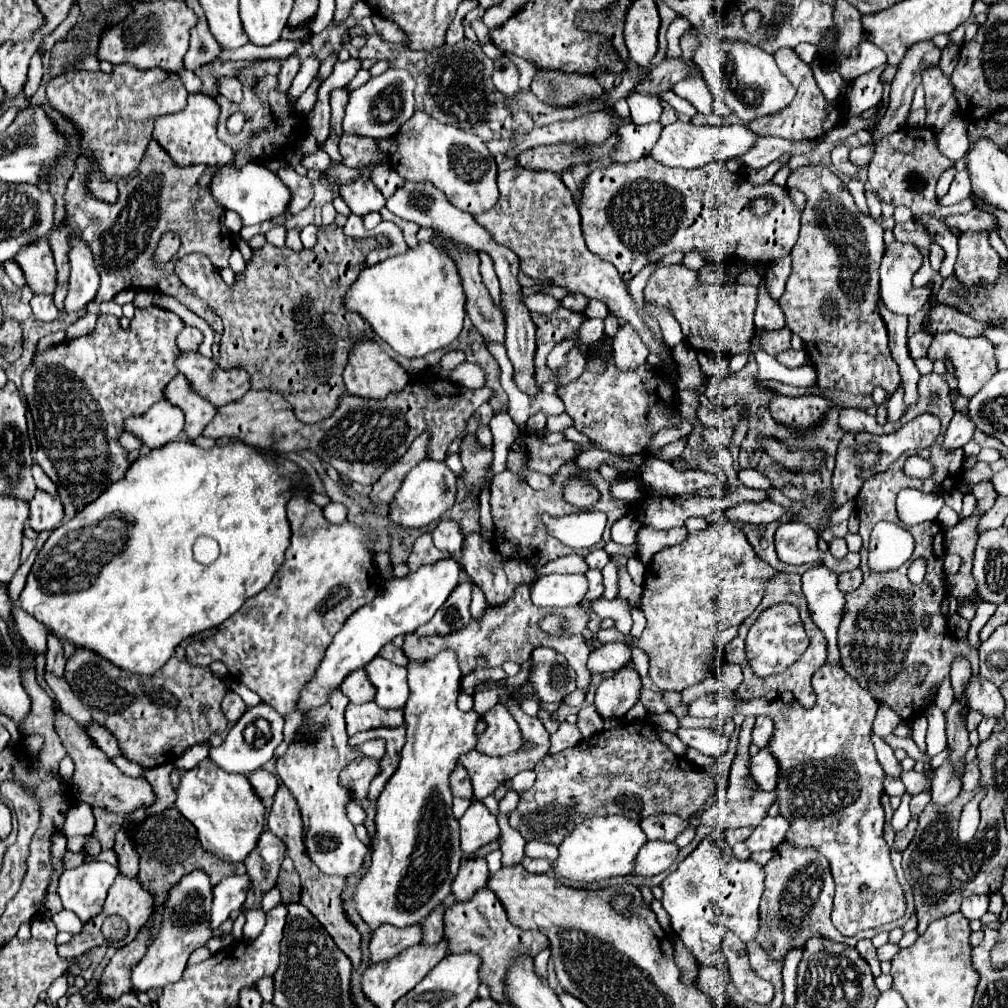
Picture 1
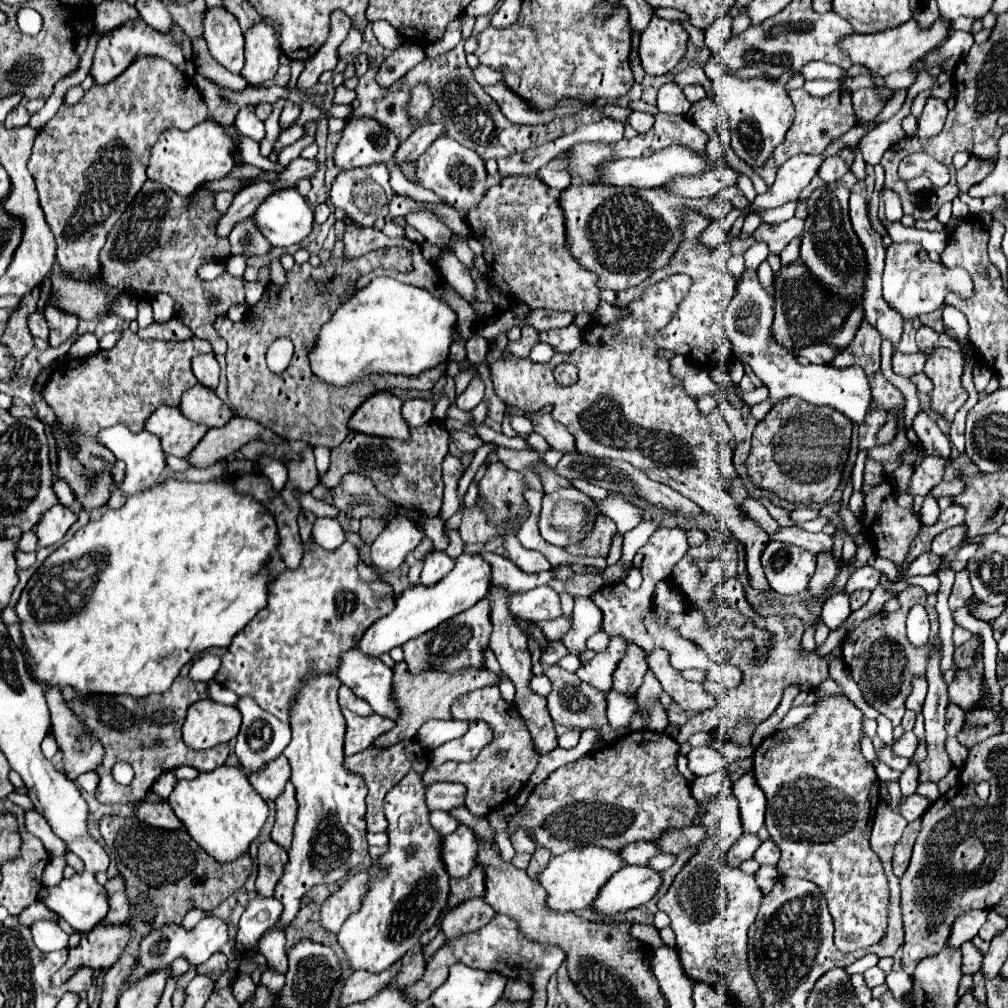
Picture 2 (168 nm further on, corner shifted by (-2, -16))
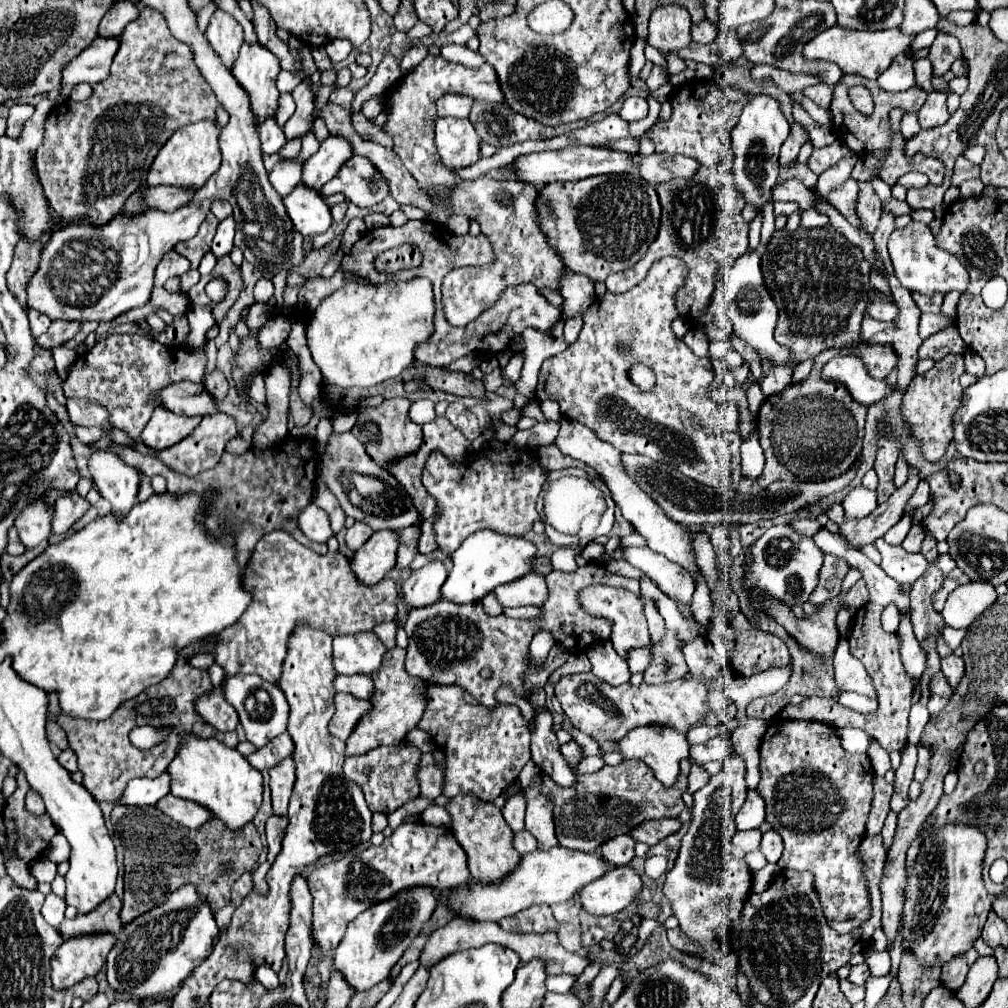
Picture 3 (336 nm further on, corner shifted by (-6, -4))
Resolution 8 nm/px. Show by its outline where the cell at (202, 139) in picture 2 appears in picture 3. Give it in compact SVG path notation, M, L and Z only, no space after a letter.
M199 120L195 124L187 124L179 130L175 130L173 136L159 150L157 158L153 160L149 176L147 176L147 184L149 186L169 184L169 186L201 188L205 184L205 180L209 180L209 176L219 170L219 164L221 164L217 138L219 138L219 128L211 120Z

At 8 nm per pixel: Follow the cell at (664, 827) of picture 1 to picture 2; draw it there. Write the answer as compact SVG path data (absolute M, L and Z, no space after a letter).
M635 842L635 844L629 844L627 848L621 850L621 856L625 860L625 864L631 864L631 866L643 866L647 864L647 860L657 854L657 846L653 842Z

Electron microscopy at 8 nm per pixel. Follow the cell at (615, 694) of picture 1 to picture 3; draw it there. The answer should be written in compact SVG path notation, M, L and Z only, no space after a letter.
M589 586L589 588L583 588L581 594L581 604L587 612L595 614L595 616L603 616L607 620L613 622L613 632L611 632L611 642L613 642L613 648L615 652L627 660L627 654L629 650L633 648L643 648L647 646L649 640L649 632L647 632L647 620L645 620L645 614L643 614L643 602L623 590L623 588L607 588L607 586Z

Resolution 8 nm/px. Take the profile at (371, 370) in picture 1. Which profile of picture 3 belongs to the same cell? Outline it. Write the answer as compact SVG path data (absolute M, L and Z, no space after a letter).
M395 396L395 398L387 398L383 400L379 406L375 408L361 408L355 426L351 428L353 436L365 446L367 454L381 466L385 468L391 460L403 456L405 452L415 452L415 448L419 448L421 444L421 426L411 422L407 416L407 410L411 406L411 400L405 396Z

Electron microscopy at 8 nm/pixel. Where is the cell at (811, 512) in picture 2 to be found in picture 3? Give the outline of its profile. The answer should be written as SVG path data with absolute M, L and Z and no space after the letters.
M911 466L909 468L909 478L903 486L899 486L887 502L879 504L869 516L861 518L861 520L851 520L851 522L845 522L843 518L843 508L841 504L831 504L825 514L835 520L839 524L839 530L843 532L843 536L847 536L847 540L851 540L851 544L855 544L855 548L863 546L863 544L869 544L869 542L875 542L877 538L885 536L885 532L889 528L893 528L903 512L905 512L905 506L907 502L911 500L913 492L917 490L917 484L919 484L921 476L919 476L919 468Z

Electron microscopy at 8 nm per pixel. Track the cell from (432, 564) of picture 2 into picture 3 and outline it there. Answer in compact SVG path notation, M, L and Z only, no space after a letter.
M433 560L429 564L425 564L423 568L413 570L411 576L403 582L403 586L401 586L403 598L413 608L435 604L439 600L439 588L443 586L445 578L447 578L445 562Z

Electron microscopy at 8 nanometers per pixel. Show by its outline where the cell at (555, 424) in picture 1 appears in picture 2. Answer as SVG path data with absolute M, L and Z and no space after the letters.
M531 432L531 434L527 436L527 440L525 440L525 442L527 442L527 446L529 446L529 448L535 448L535 450L537 450L537 452L541 452L541 454L545 454L545 452L549 450L549 446L545 444L545 440L543 440L539 434L535 434L535 432Z

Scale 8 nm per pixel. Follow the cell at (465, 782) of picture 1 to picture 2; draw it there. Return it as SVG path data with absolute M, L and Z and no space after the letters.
M433 782L427 786L425 800L429 810L451 810L465 804L465 788L463 784Z

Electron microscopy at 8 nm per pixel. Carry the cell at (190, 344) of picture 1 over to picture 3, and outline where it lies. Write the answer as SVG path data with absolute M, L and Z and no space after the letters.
M213 370L213 372L205 374L203 384L205 384L207 392L211 392L211 396L213 396L217 402L223 400L223 396L227 394L227 388L229 388L229 384L227 384L223 372L219 372L219 370Z

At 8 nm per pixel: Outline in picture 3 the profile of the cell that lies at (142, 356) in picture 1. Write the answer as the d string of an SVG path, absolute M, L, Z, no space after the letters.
M111 334L73 362L69 376L63 382L63 392L69 398L105 406L107 412L115 412L117 424L147 424L151 412L159 406L157 392L179 380L201 382L205 364L205 346L197 350L187 346L169 348L143 334Z

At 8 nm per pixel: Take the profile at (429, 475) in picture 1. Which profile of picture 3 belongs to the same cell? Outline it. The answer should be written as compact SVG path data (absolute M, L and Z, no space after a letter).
M395 530L375 532L353 556L351 568L365 584L377 584L397 564L399 534Z

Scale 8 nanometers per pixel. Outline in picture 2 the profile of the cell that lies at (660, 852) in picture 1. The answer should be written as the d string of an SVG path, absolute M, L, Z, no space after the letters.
M625 866L601 888L591 908L597 914L613 916L647 904L661 886L661 874L647 866Z

